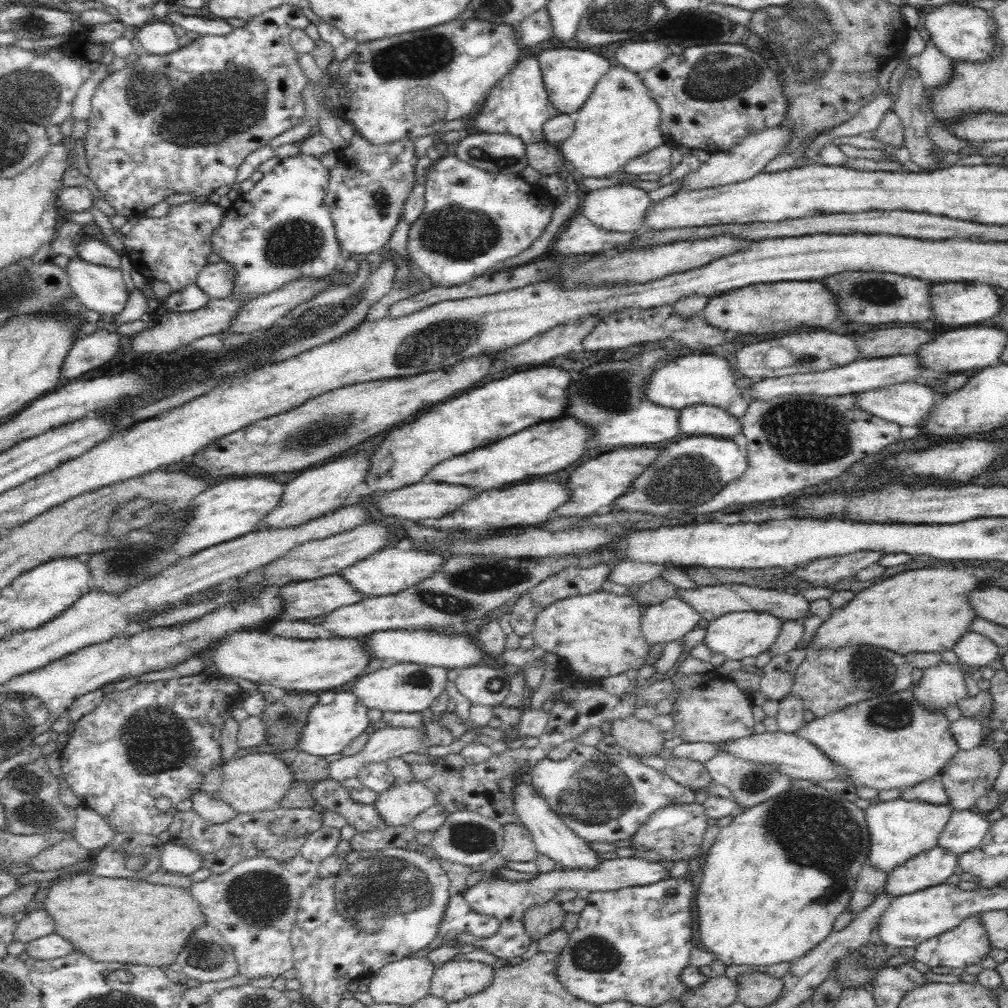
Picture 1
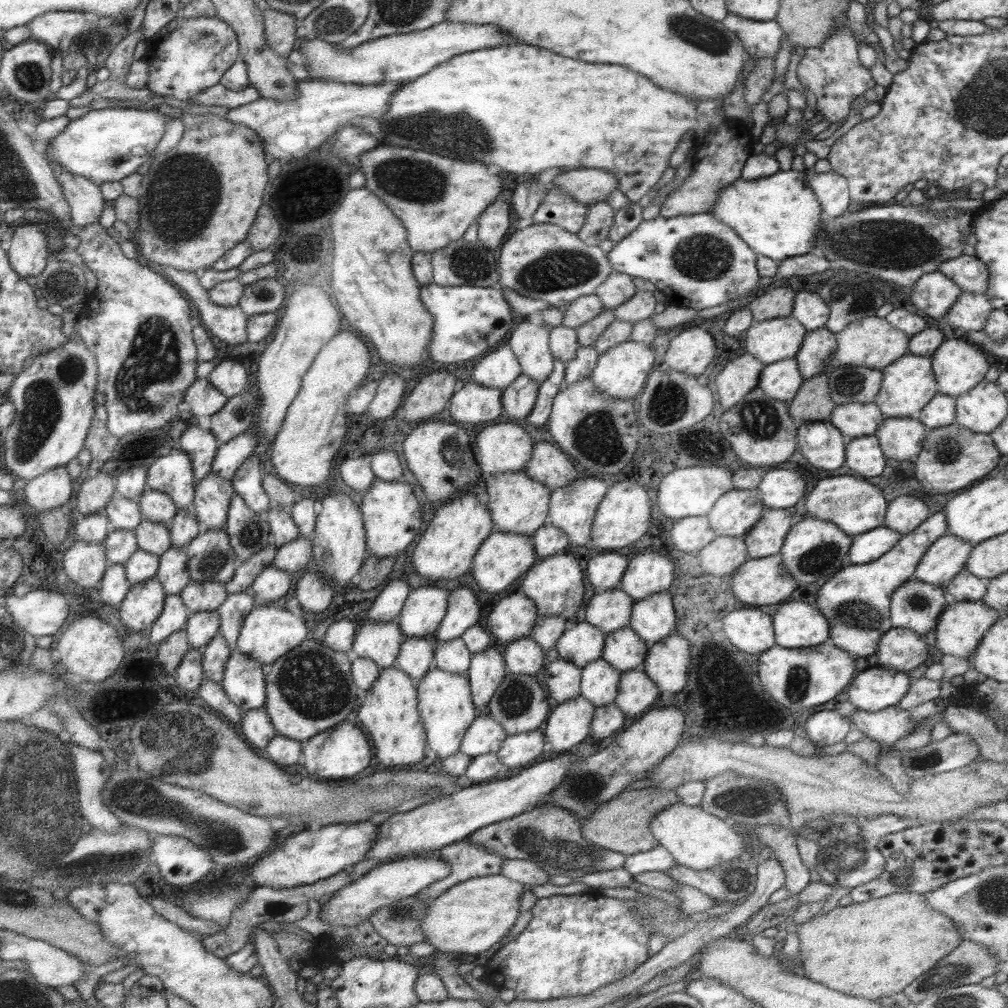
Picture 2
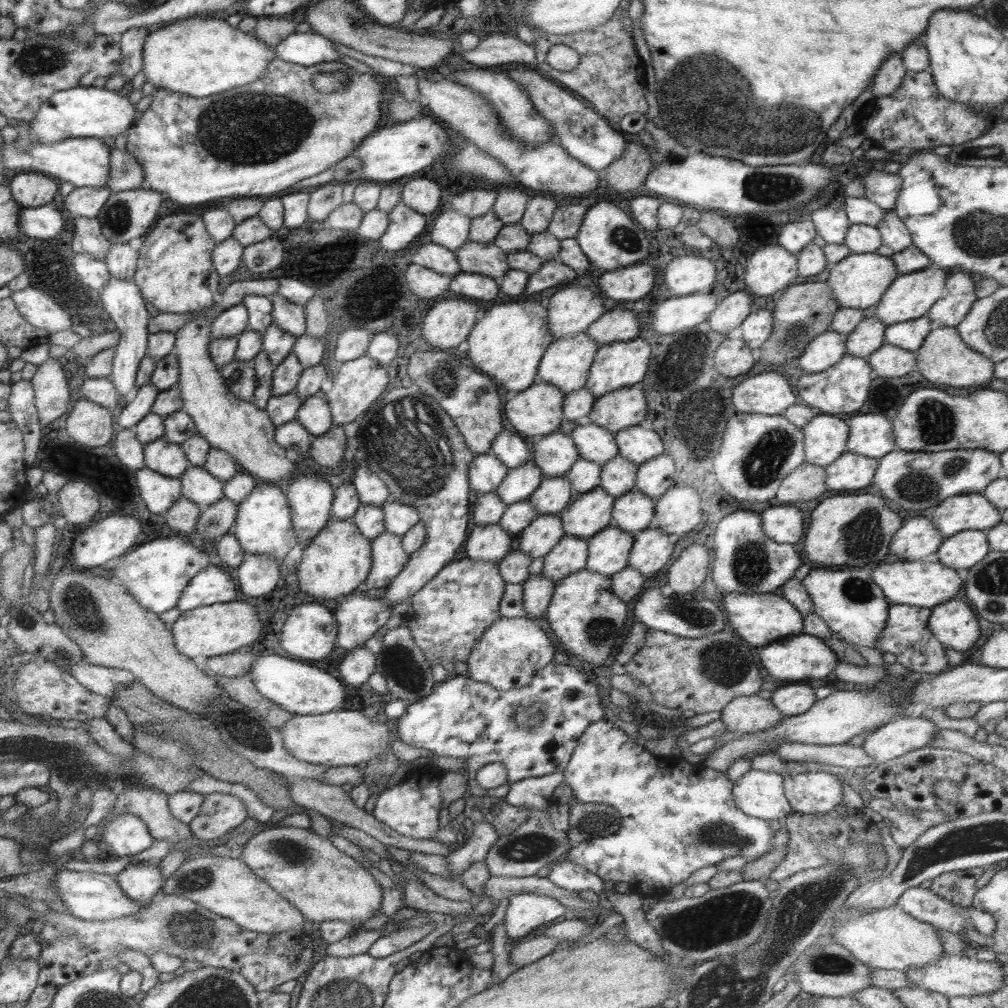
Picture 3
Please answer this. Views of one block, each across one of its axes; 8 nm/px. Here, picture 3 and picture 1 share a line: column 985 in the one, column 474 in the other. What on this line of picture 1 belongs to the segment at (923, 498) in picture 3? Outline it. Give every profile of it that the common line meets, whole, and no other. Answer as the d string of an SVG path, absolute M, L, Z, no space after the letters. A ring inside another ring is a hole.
M562 416L550 421L542 421L495 443L444 460L428 471L426 479L449 484L464 484L471 488L478 486L482 491L500 488L503 484L514 484L530 476L556 472L574 462L586 450L584 445L590 435L591 430L587 426L570 417Z

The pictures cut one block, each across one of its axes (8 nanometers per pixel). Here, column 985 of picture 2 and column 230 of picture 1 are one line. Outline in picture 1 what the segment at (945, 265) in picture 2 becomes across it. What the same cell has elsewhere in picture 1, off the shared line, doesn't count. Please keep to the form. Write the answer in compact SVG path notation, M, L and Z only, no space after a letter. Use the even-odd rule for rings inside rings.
M228 263L207 264L198 272L195 284L210 299L223 299L230 294L234 276L236 275Z

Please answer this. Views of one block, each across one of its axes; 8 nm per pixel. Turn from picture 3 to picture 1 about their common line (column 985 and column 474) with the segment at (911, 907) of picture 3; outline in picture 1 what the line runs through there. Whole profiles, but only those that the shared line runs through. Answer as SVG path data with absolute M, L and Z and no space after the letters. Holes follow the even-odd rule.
M461 891L449 894L446 908L435 934L438 940L447 942L461 932L469 932L476 938L493 935L498 928L498 921L493 917L472 912Z

